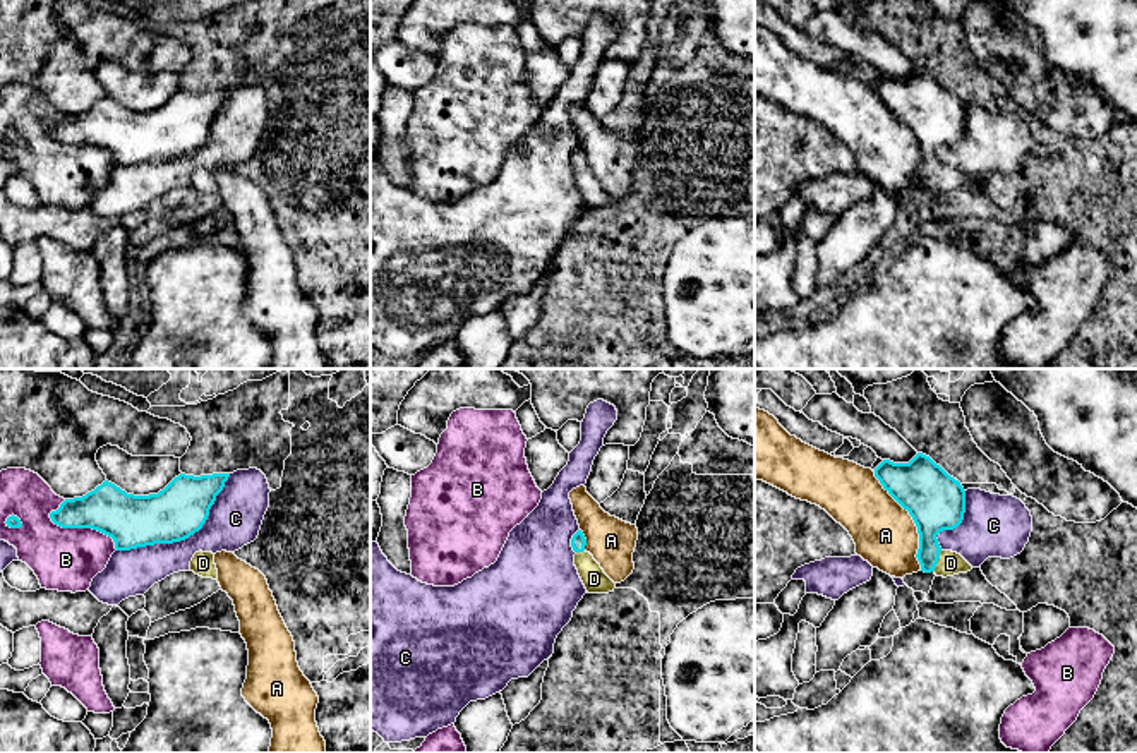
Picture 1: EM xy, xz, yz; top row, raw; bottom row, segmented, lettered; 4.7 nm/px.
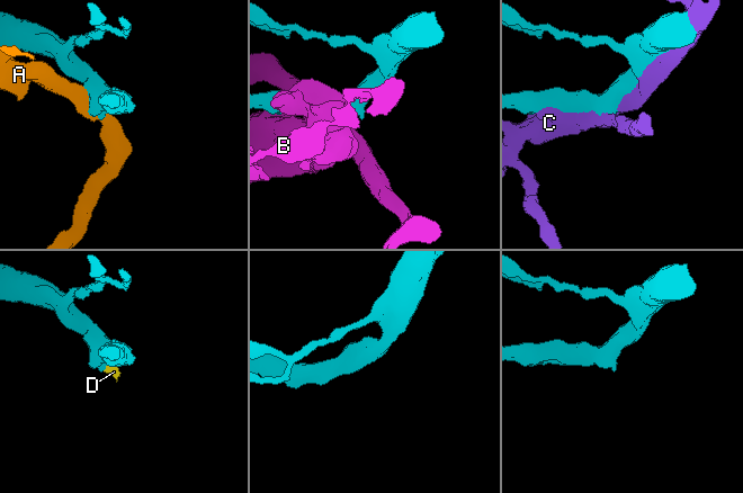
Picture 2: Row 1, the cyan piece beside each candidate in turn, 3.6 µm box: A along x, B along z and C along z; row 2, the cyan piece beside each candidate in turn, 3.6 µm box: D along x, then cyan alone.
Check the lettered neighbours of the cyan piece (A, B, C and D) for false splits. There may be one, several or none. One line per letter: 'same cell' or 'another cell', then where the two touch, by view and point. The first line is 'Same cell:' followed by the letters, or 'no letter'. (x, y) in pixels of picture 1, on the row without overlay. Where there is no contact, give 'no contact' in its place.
Same cell: D
A: another cell | yz (914, 138)
B: another cell | xy (84, 143)
C: another cell | xy (186, 153)
D: same cell | yz (937, 177)

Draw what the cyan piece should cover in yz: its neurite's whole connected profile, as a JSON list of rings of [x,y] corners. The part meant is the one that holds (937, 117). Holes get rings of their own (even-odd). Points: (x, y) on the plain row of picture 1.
[[[917,69],[909,79],[883,75],[875,84],[883,105],[912,132],[921,187],[936,192],[967,189],[972,182],[957,168],[943,166],[936,151],[957,144],[966,129],[966,106],[929,72]]]

